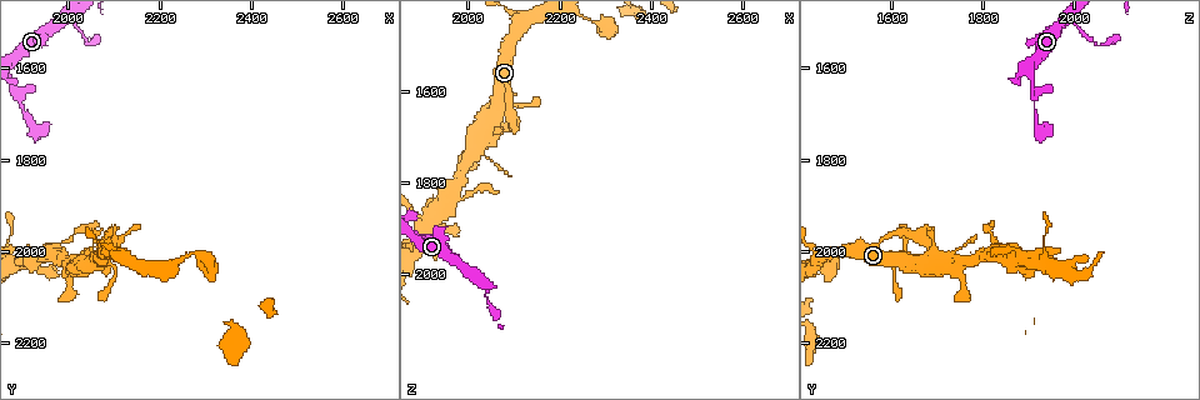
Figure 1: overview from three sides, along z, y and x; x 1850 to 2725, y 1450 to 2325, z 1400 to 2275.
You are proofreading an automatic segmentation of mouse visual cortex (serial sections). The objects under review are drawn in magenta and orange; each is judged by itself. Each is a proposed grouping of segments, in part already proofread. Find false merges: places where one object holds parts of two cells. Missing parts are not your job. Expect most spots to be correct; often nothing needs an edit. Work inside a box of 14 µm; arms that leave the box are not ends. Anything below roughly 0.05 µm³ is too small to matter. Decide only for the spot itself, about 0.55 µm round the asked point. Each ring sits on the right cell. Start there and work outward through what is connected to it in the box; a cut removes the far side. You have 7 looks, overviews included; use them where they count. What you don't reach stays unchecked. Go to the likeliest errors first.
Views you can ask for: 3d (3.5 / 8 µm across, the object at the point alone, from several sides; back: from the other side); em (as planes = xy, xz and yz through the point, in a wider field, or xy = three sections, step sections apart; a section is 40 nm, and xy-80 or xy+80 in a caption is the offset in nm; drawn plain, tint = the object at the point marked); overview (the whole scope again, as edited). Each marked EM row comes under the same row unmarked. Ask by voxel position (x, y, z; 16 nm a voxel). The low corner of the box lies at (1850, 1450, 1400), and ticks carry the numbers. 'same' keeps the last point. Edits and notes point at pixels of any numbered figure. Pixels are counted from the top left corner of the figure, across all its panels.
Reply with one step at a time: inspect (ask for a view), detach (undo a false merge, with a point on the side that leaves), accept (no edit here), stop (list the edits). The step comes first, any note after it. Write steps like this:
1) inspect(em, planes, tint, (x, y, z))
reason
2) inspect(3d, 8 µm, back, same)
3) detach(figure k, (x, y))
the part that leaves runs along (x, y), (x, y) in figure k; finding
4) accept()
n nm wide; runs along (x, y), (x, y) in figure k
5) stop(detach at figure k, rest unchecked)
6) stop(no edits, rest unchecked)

inspect(3d, 3.5 µm, (1920, 1720, 1920))
calibre changes

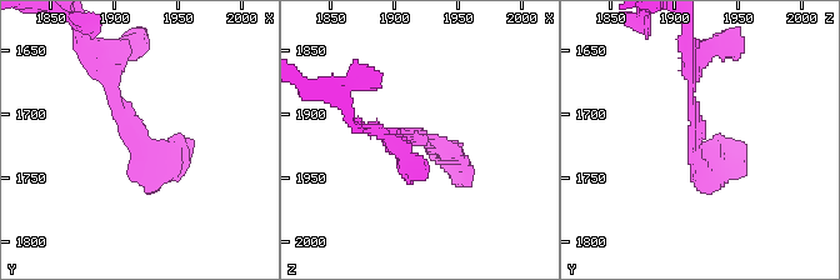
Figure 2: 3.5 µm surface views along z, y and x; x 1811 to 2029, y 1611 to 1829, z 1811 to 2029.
inspect(em, xy, step 5, tint, (1920, 1720, 1916))

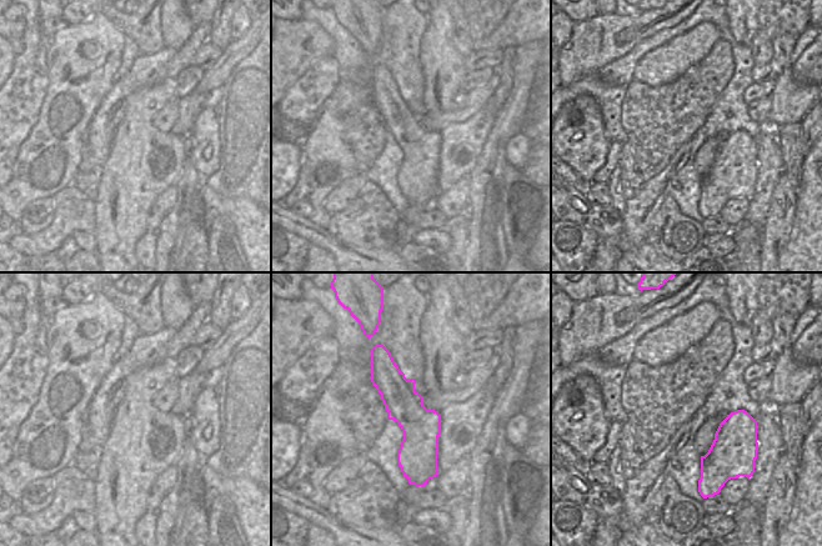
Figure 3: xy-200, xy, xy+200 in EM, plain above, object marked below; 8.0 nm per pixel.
accept()
runs along (384, 354), (420, 426), (421, 477) in figure 3; continuous, no second cell

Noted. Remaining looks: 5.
inspect(3d, 3.5 µm, (2015, 2025, 1720))
thick turns thin

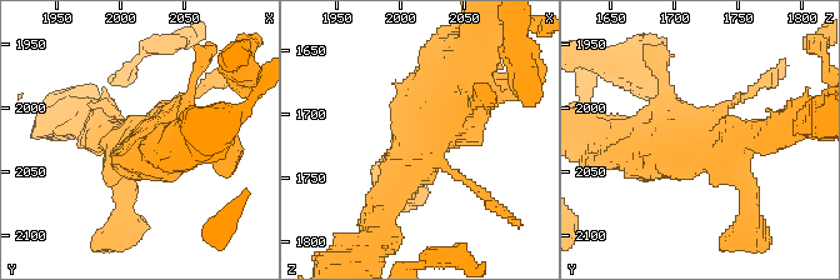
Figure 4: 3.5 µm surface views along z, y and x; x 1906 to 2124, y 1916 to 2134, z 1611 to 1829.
inspect(em, planes, tint, (2016, 2028, 1722))

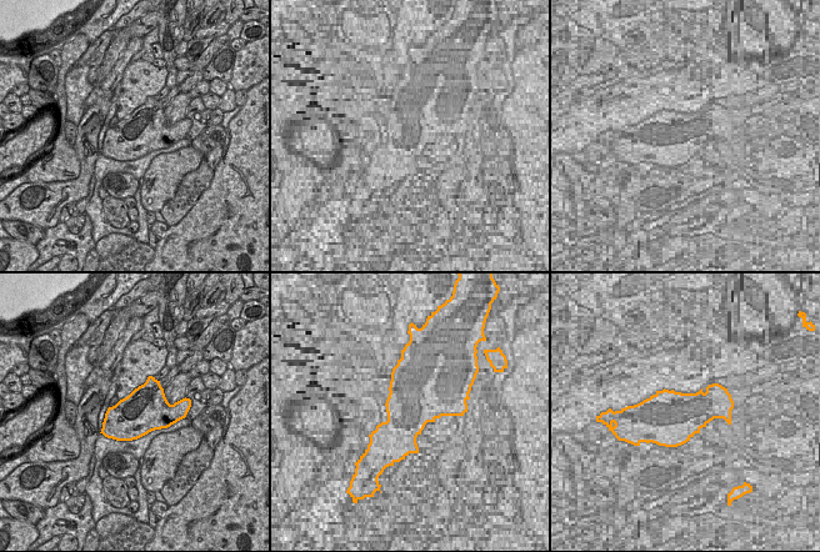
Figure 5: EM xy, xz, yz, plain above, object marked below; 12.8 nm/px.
accept()
runs along (464, 74), (449, 115), (379, 211) in figure 4; one cell here

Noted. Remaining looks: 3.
inspect(3d, 3.5 µm, (1935, 2040, 1885))
thin arm on a thick one

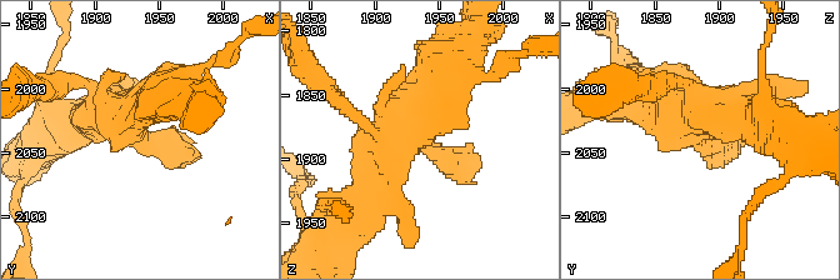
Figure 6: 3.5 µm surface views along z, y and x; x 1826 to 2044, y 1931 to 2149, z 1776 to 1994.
inspect(em, xy, step 3, tint, (1934, 2036, 1884))

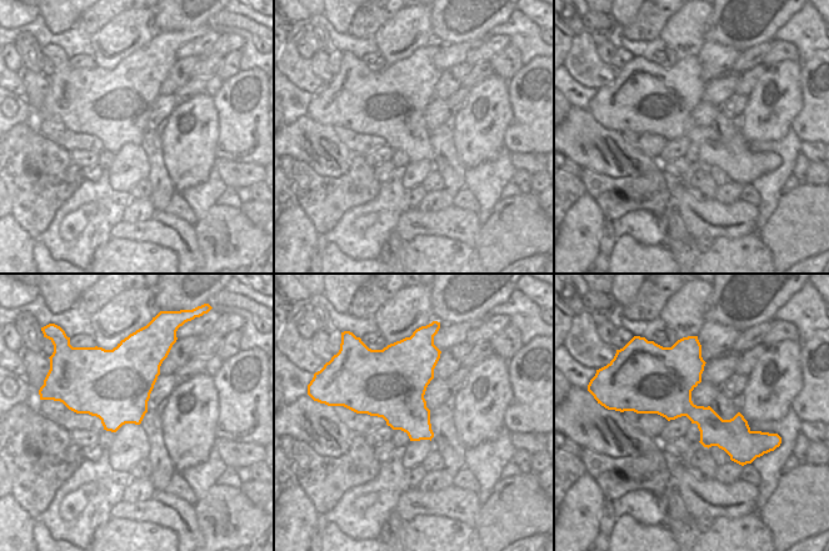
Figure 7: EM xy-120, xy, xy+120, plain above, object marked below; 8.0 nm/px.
inspect(em, xy, step 1, tint, same)

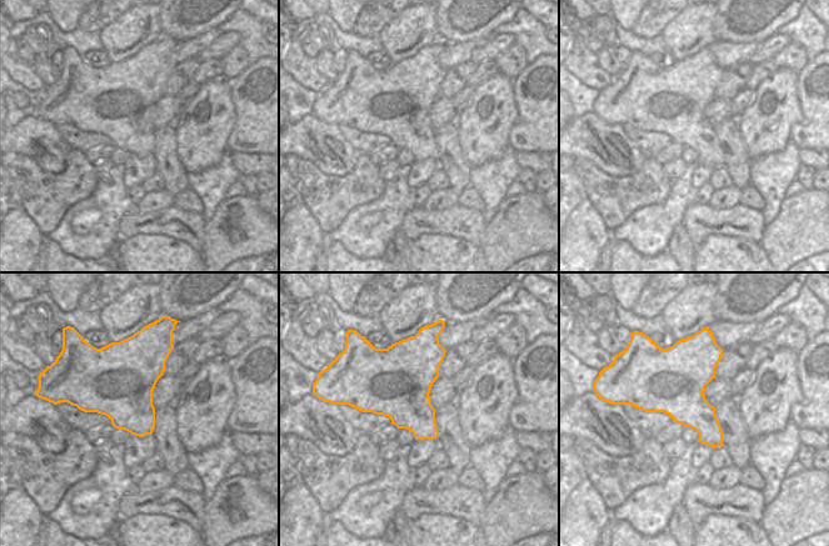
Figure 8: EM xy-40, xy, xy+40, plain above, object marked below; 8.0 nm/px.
accept()
480 nm wide; runs along (439, 64), (363, 199) in figure 6; all the same cell

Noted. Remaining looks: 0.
stop(no edits, rest unchecked)

